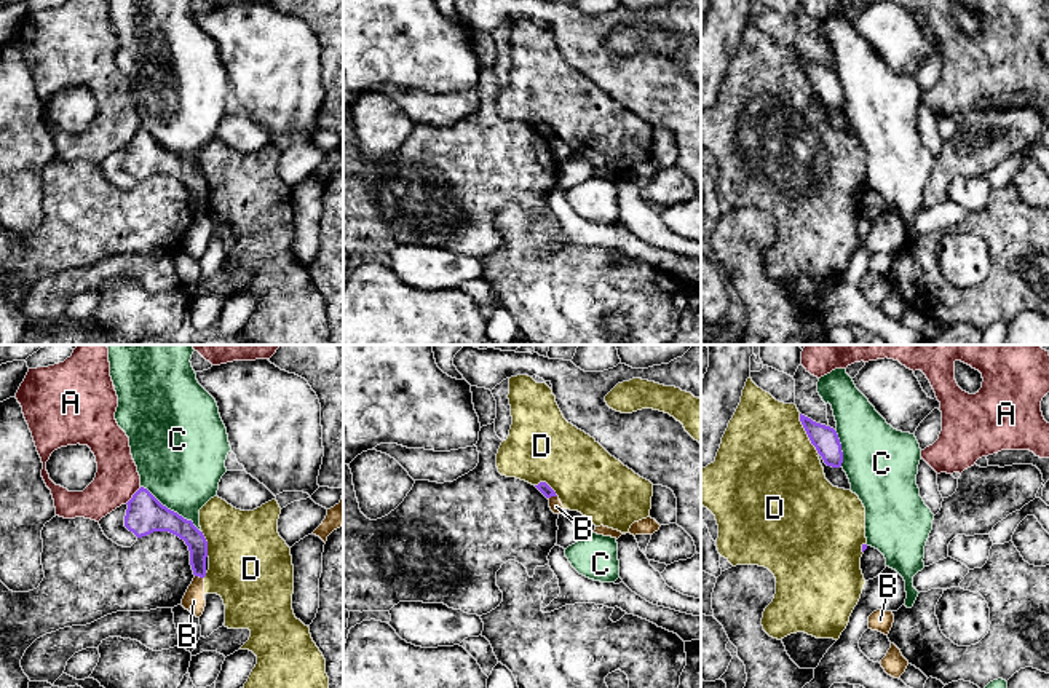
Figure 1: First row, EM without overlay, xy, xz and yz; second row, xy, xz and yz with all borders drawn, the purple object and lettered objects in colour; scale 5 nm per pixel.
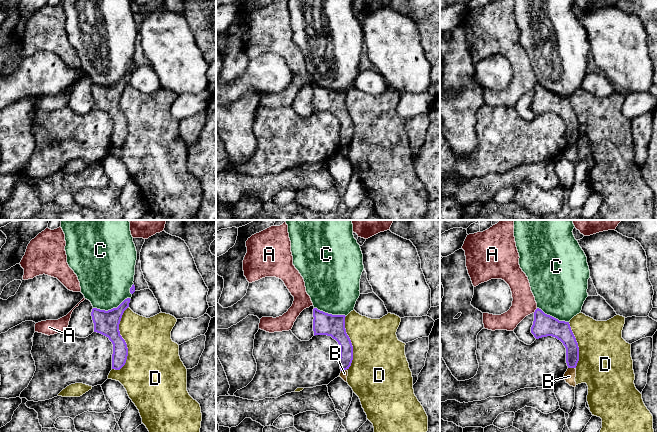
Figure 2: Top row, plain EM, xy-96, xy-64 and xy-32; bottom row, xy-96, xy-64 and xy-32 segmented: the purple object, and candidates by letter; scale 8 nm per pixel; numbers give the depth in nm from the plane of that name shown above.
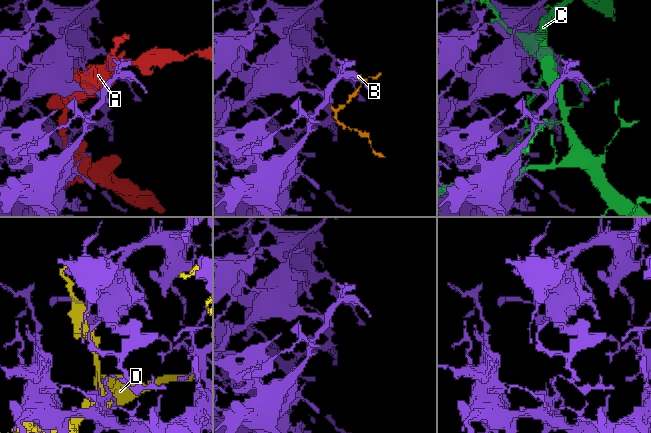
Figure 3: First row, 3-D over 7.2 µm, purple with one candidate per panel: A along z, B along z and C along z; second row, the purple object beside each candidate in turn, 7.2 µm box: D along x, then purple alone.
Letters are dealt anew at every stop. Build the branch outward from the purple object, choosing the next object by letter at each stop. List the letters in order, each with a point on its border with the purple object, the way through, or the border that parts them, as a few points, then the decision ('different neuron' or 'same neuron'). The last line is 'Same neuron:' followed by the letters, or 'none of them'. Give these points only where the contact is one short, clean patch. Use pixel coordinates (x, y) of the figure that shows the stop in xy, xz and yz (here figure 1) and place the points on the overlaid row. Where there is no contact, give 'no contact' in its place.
A: meets purple in xy at (133, 495); different neuron
B: meets purple in xy at (200, 577); border along xy (195, 575), (203, 578); different neuron
C: meets purple in xy at (170, 510); different neuron
D: meets purple in yz at (807, 433); different neuron
Same neuron: none of them

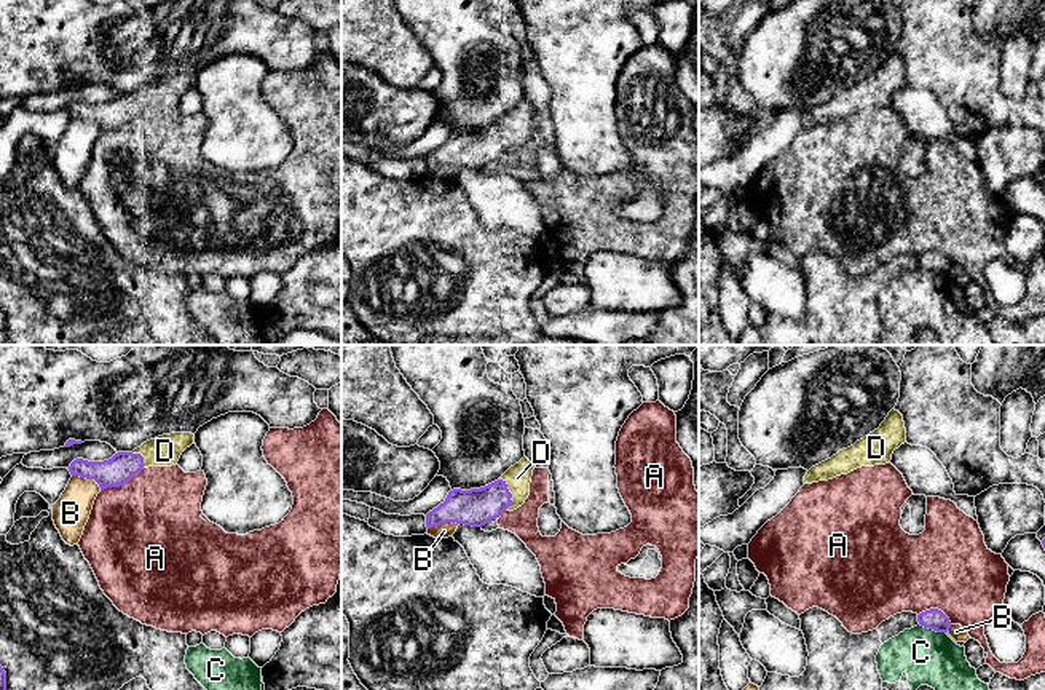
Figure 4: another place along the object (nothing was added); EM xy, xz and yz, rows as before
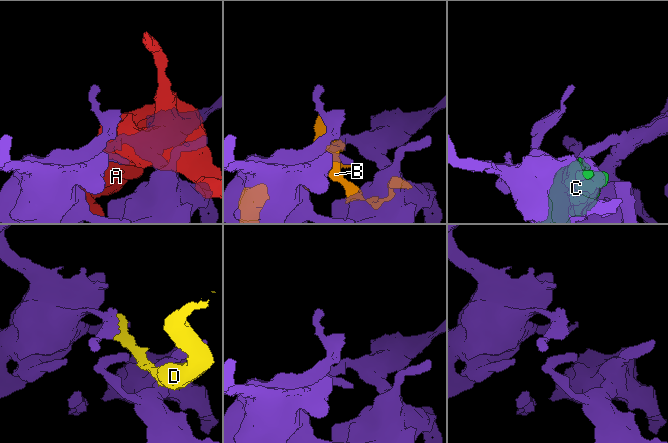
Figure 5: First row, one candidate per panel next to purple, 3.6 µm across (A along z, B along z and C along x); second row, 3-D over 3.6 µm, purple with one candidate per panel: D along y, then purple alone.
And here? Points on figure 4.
A: meets purple in xy at (122, 484); different neuron
B: meets purple in xy at (88, 478); different neuron
C: meets purple in yz at (932, 628); different neuron
D: meets purple in xz at (511, 494); same neuron
Same neuron: D

